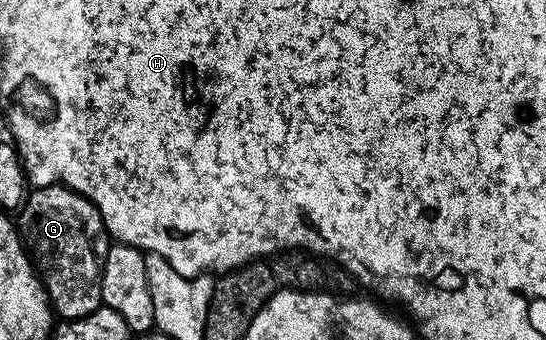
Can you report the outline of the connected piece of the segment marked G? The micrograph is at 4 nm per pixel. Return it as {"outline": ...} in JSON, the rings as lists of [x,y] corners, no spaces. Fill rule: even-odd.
{"outline":[[[56,185],[32,190],[18,215],[17,230],[33,256],[54,314],[63,321],[79,321],[75,319],[86,320],[100,310],[103,294],[99,280],[103,278],[109,236],[98,209],[79,192]]]}

